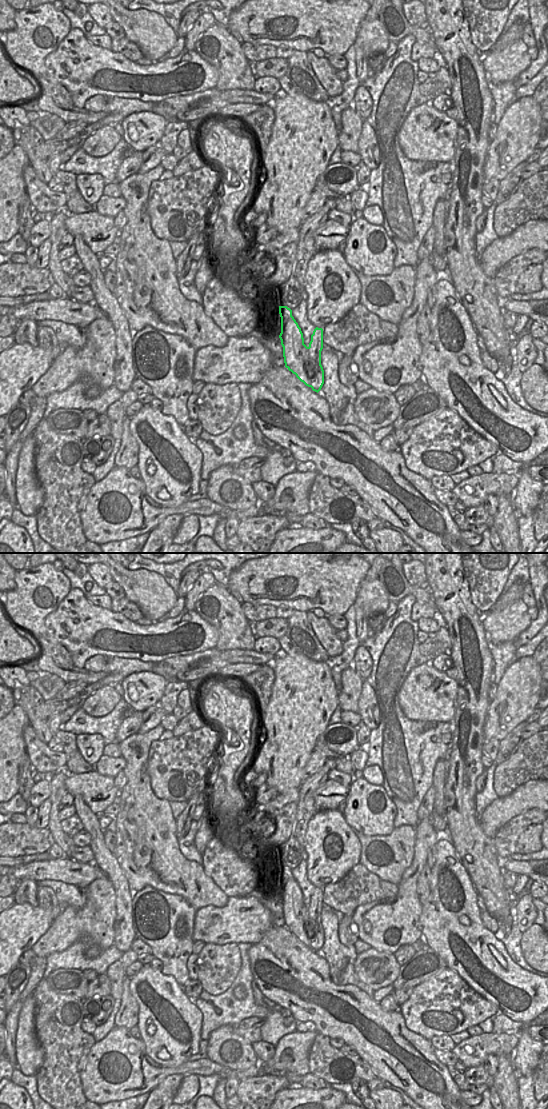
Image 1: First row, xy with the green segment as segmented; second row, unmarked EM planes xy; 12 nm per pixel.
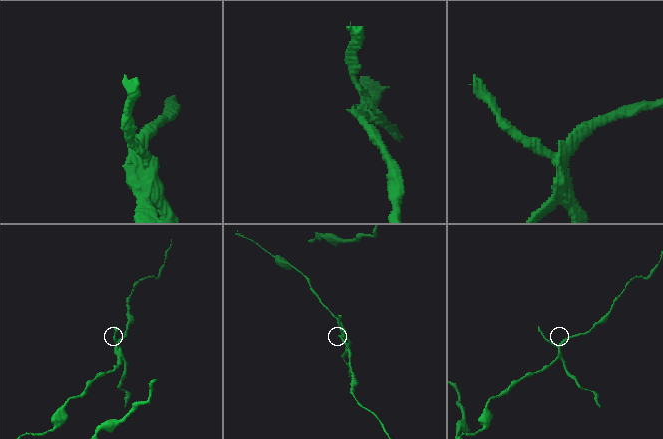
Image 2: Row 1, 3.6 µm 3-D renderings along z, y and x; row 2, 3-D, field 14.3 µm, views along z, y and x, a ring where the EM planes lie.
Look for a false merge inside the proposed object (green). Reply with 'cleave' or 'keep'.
cleave

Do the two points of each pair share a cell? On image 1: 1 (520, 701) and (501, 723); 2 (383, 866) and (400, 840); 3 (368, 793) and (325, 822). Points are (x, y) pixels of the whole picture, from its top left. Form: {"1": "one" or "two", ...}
{"1": "one", "2": "one", "3": "two"}

